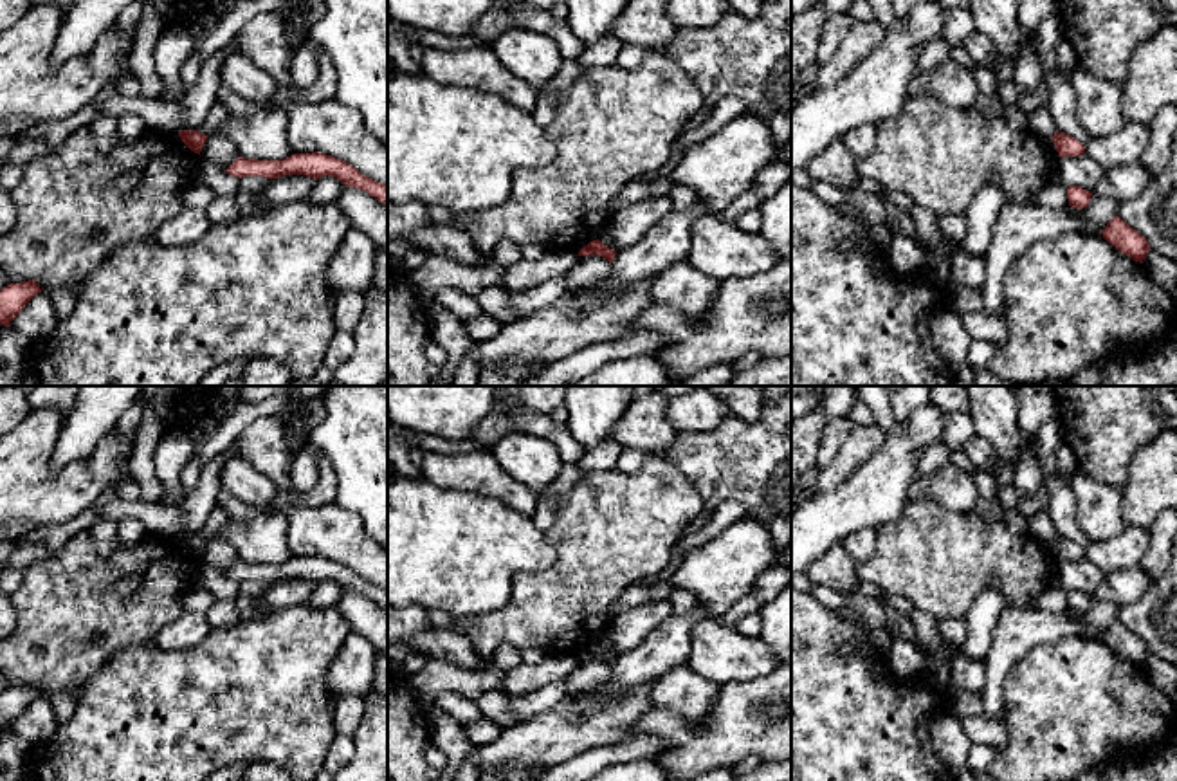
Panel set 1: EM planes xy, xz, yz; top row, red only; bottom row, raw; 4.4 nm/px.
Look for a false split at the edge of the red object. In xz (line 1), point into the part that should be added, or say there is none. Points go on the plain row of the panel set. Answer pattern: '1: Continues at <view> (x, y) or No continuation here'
1: No continuation here

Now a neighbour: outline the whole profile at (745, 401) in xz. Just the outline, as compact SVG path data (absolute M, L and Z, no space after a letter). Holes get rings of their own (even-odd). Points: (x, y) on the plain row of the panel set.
M698 386L719 397L734 415L753 422L762 408L762 386Z

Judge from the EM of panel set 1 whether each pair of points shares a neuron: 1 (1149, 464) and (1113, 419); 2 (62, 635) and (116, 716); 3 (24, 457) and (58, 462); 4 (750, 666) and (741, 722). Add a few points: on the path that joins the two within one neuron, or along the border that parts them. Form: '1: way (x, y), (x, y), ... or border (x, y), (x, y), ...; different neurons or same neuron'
1: border (1158, 433), (1136, 453), (1120, 487); different neurons
2: border (121, 650), (83, 688), (76, 700); different neurons
3: border (62, 419), (51, 455), (53, 471); different neurons
4: border (772, 671), (756, 679), (729, 680), (720, 686); different neurons

